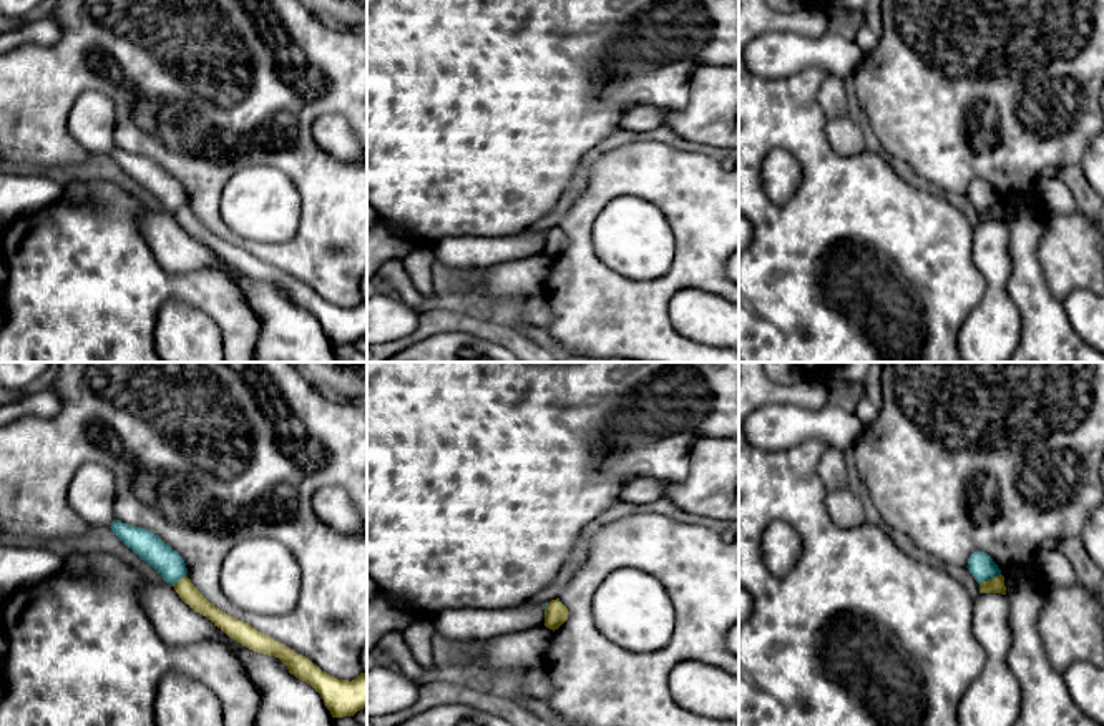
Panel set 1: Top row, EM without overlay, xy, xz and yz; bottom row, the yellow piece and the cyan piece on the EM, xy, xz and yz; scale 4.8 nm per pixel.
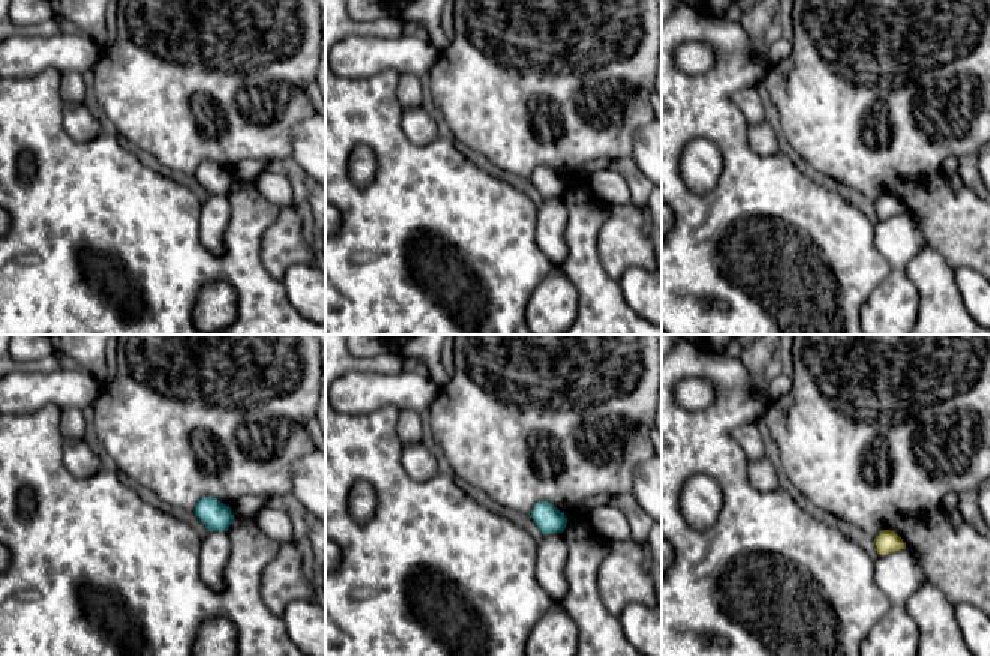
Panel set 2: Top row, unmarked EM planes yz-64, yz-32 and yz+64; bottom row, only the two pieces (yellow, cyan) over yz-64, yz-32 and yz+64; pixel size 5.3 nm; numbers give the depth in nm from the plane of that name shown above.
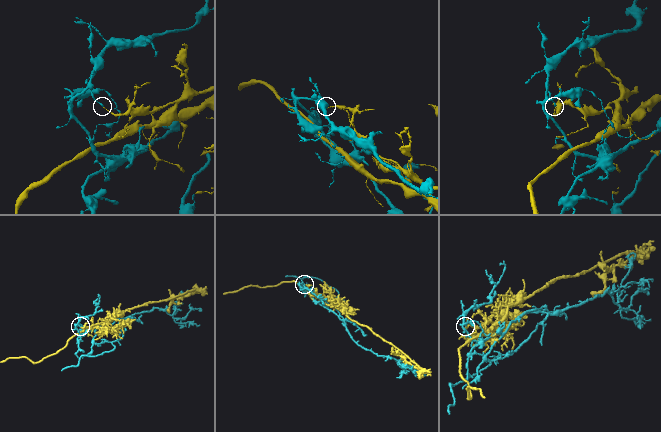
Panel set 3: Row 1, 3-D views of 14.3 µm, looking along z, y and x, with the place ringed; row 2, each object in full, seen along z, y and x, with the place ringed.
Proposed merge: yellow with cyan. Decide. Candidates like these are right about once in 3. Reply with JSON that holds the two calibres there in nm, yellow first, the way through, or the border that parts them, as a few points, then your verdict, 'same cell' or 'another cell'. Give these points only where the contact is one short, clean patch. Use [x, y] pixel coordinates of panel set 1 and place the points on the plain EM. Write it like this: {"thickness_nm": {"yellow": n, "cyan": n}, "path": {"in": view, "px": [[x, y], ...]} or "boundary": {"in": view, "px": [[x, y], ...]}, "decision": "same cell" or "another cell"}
{"thickness_nm": {"yellow": 80, "cyan": 120}, "decision": "another cell"}

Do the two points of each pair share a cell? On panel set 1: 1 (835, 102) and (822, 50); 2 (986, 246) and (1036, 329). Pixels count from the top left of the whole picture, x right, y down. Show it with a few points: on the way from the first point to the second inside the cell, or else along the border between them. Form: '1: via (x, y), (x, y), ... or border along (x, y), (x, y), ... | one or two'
1: border along (830, 72), (842, 80) | two
2: border along (1008, 240), (1011, 274), (1005, 289) | two

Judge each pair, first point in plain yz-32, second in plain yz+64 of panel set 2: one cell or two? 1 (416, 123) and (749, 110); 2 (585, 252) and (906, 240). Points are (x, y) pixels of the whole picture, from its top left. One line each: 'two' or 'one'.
1: two
2: two

